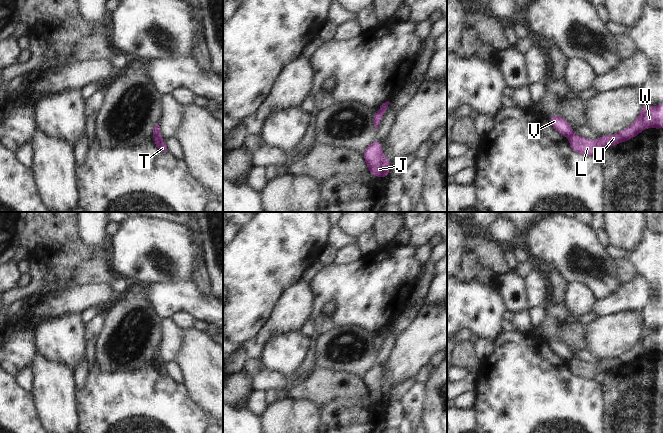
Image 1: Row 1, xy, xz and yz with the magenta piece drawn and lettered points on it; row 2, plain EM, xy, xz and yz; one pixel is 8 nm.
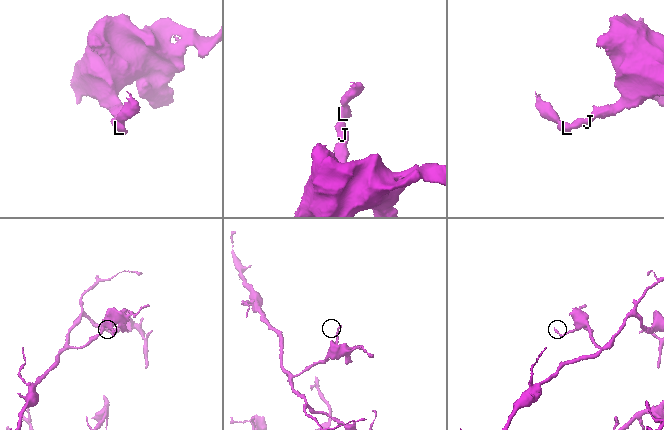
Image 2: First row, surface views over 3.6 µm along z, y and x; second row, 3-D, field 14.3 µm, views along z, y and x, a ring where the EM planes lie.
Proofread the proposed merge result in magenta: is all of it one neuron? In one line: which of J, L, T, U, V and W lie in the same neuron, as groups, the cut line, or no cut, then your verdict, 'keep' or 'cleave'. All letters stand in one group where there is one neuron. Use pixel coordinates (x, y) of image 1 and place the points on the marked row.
groups J L T U W / V; cut xy (153, 134), (160, 136); cleave

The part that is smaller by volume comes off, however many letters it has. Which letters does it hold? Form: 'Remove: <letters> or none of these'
Remove: V

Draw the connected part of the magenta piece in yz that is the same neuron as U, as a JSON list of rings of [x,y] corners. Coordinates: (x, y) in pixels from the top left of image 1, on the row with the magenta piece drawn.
[[[663,103],[657,106],[644,104],[639,116],[628,128],[616,134],[603,135],[596,141],[572,133],[569,137],[569,145],[576,153],[594,156],[599,149],[606,150],[614,145],[627,142],[646,128],[663,129]]]

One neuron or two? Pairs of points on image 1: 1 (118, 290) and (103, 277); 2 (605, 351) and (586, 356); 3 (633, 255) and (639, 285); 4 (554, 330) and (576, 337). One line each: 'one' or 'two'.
1: two
2: two
3: two
4: one

